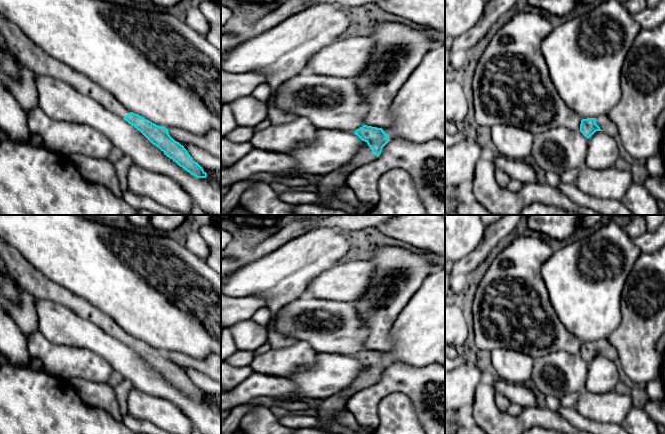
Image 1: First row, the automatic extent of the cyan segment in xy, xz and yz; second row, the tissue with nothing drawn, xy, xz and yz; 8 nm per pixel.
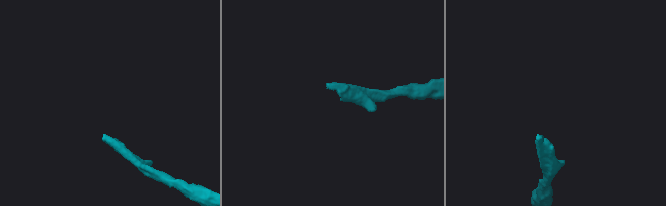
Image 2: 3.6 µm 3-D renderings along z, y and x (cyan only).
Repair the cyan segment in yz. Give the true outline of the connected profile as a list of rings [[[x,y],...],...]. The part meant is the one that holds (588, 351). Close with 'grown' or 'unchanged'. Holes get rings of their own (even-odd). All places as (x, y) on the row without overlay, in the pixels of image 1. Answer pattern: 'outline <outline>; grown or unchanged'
outline [[[608,339],[598,340],[596,342],[582,343],[580,348],[580,356],[588,363],[596,355],[604,355],[615,361],[618,359],[616,349],[609,343]]]; grown

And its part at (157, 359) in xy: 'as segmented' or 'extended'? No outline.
extended

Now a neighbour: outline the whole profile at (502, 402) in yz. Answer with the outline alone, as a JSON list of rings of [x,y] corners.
[[[496,392],[495,403],[501,412],[506,413],[509,405],[511,404],[511,401],[503,394]]]

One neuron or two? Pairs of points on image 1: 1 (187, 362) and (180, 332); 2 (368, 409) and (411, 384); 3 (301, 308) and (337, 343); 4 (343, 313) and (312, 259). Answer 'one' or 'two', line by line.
1: two
2: one
3: one
4: two

